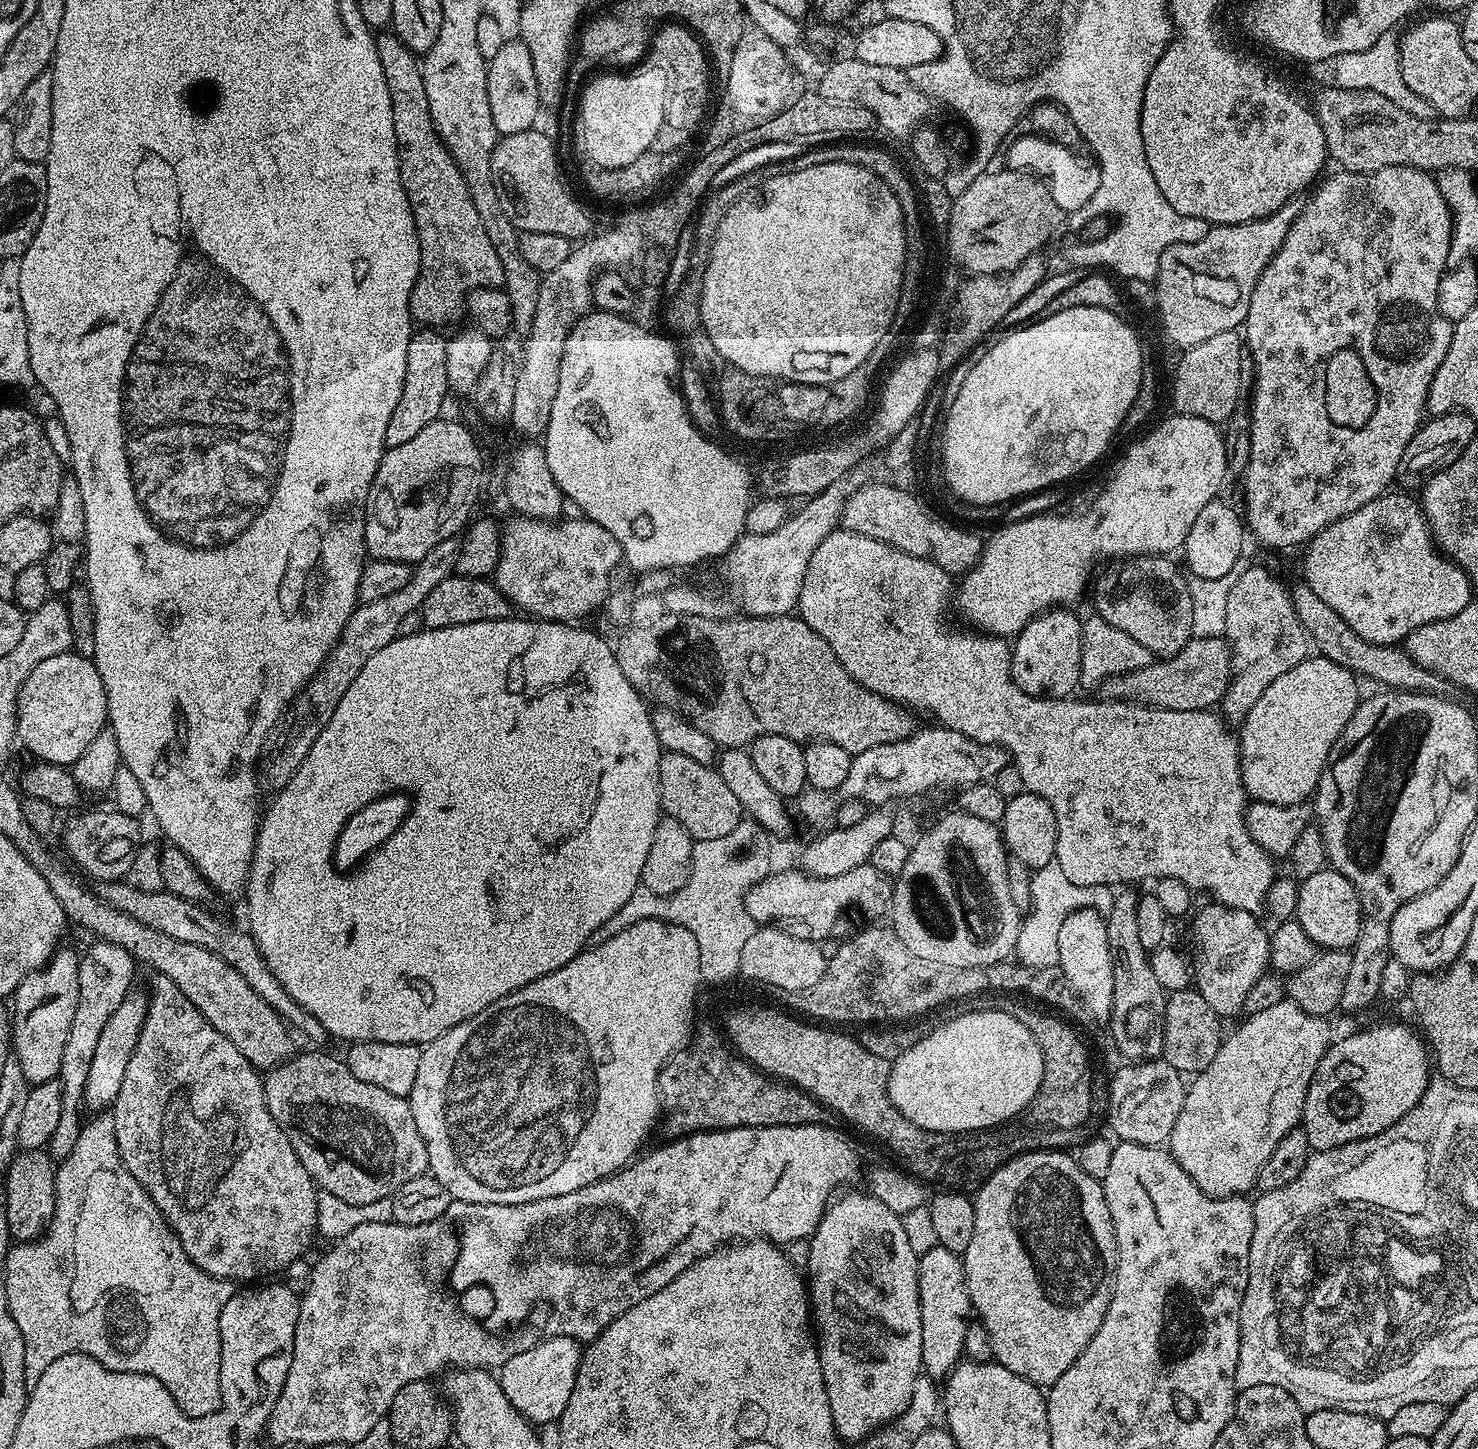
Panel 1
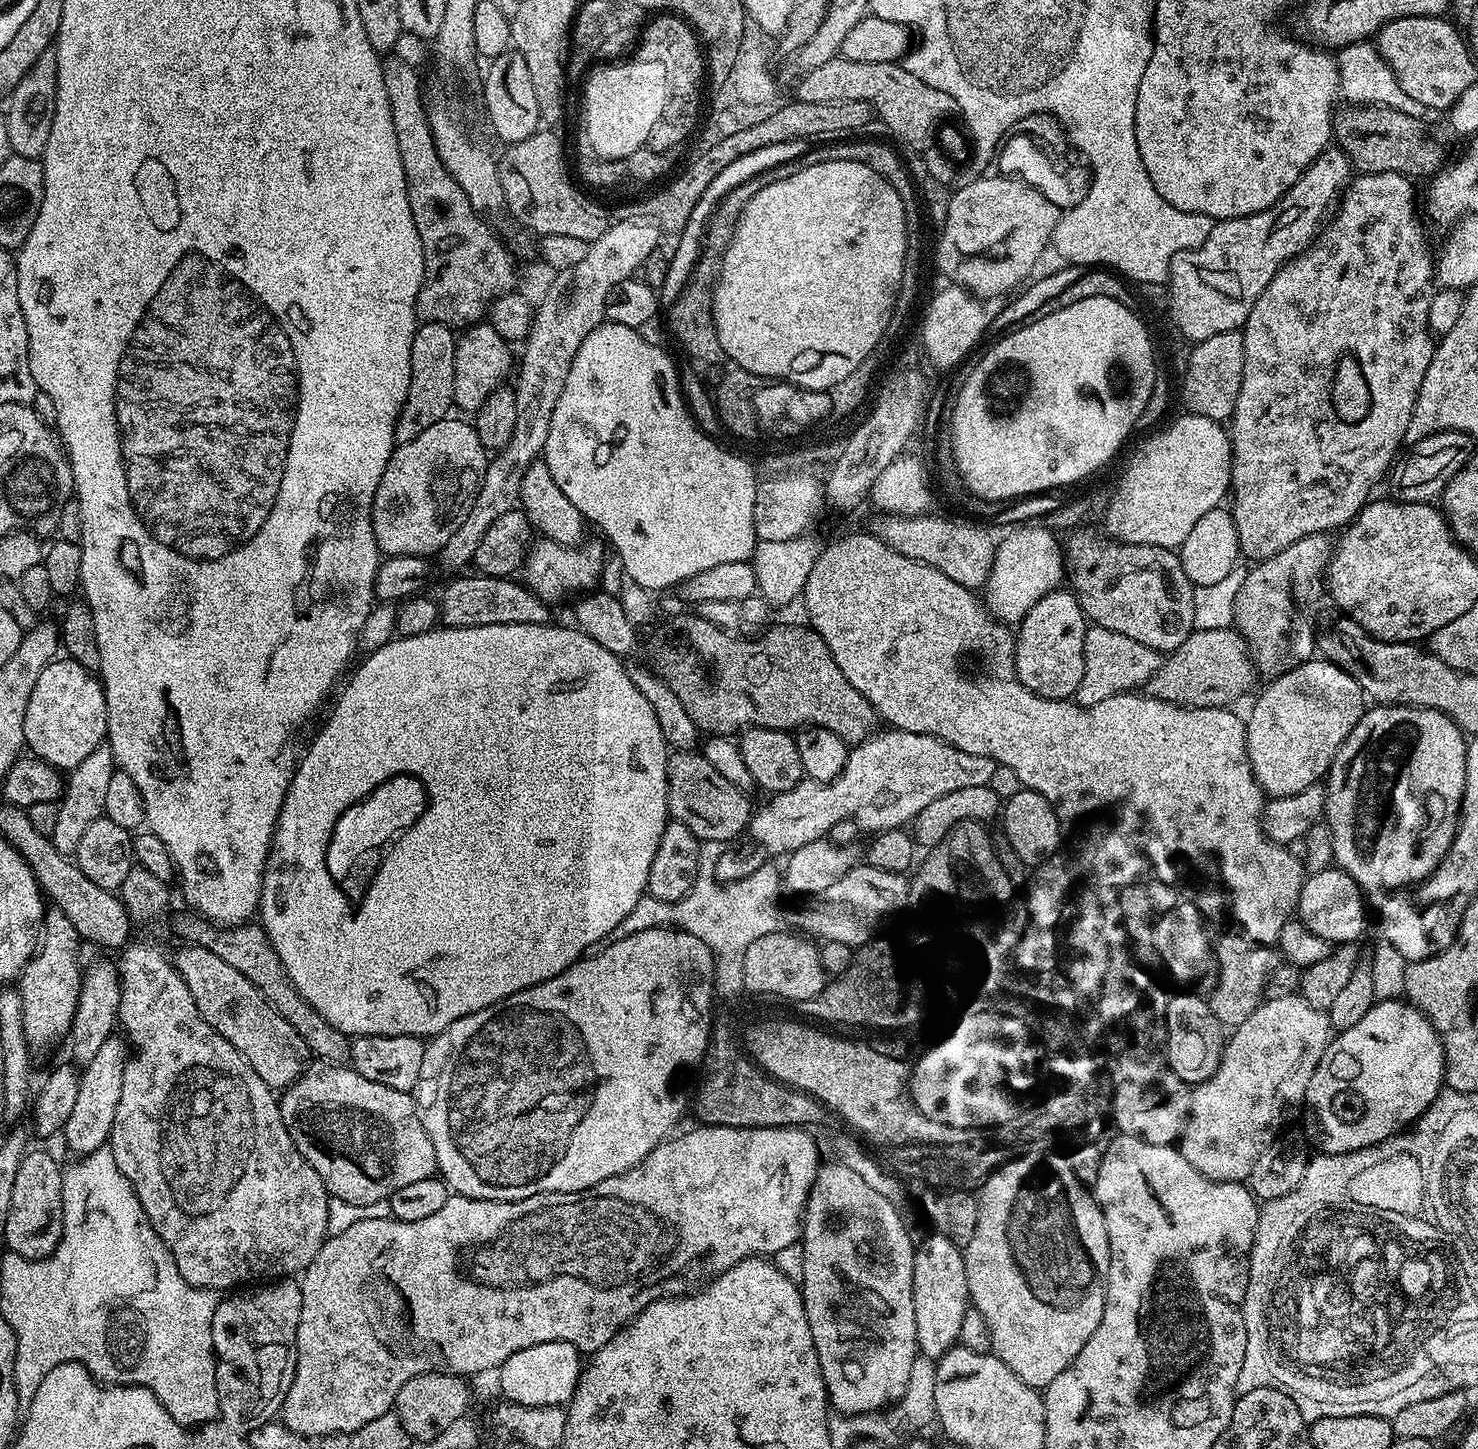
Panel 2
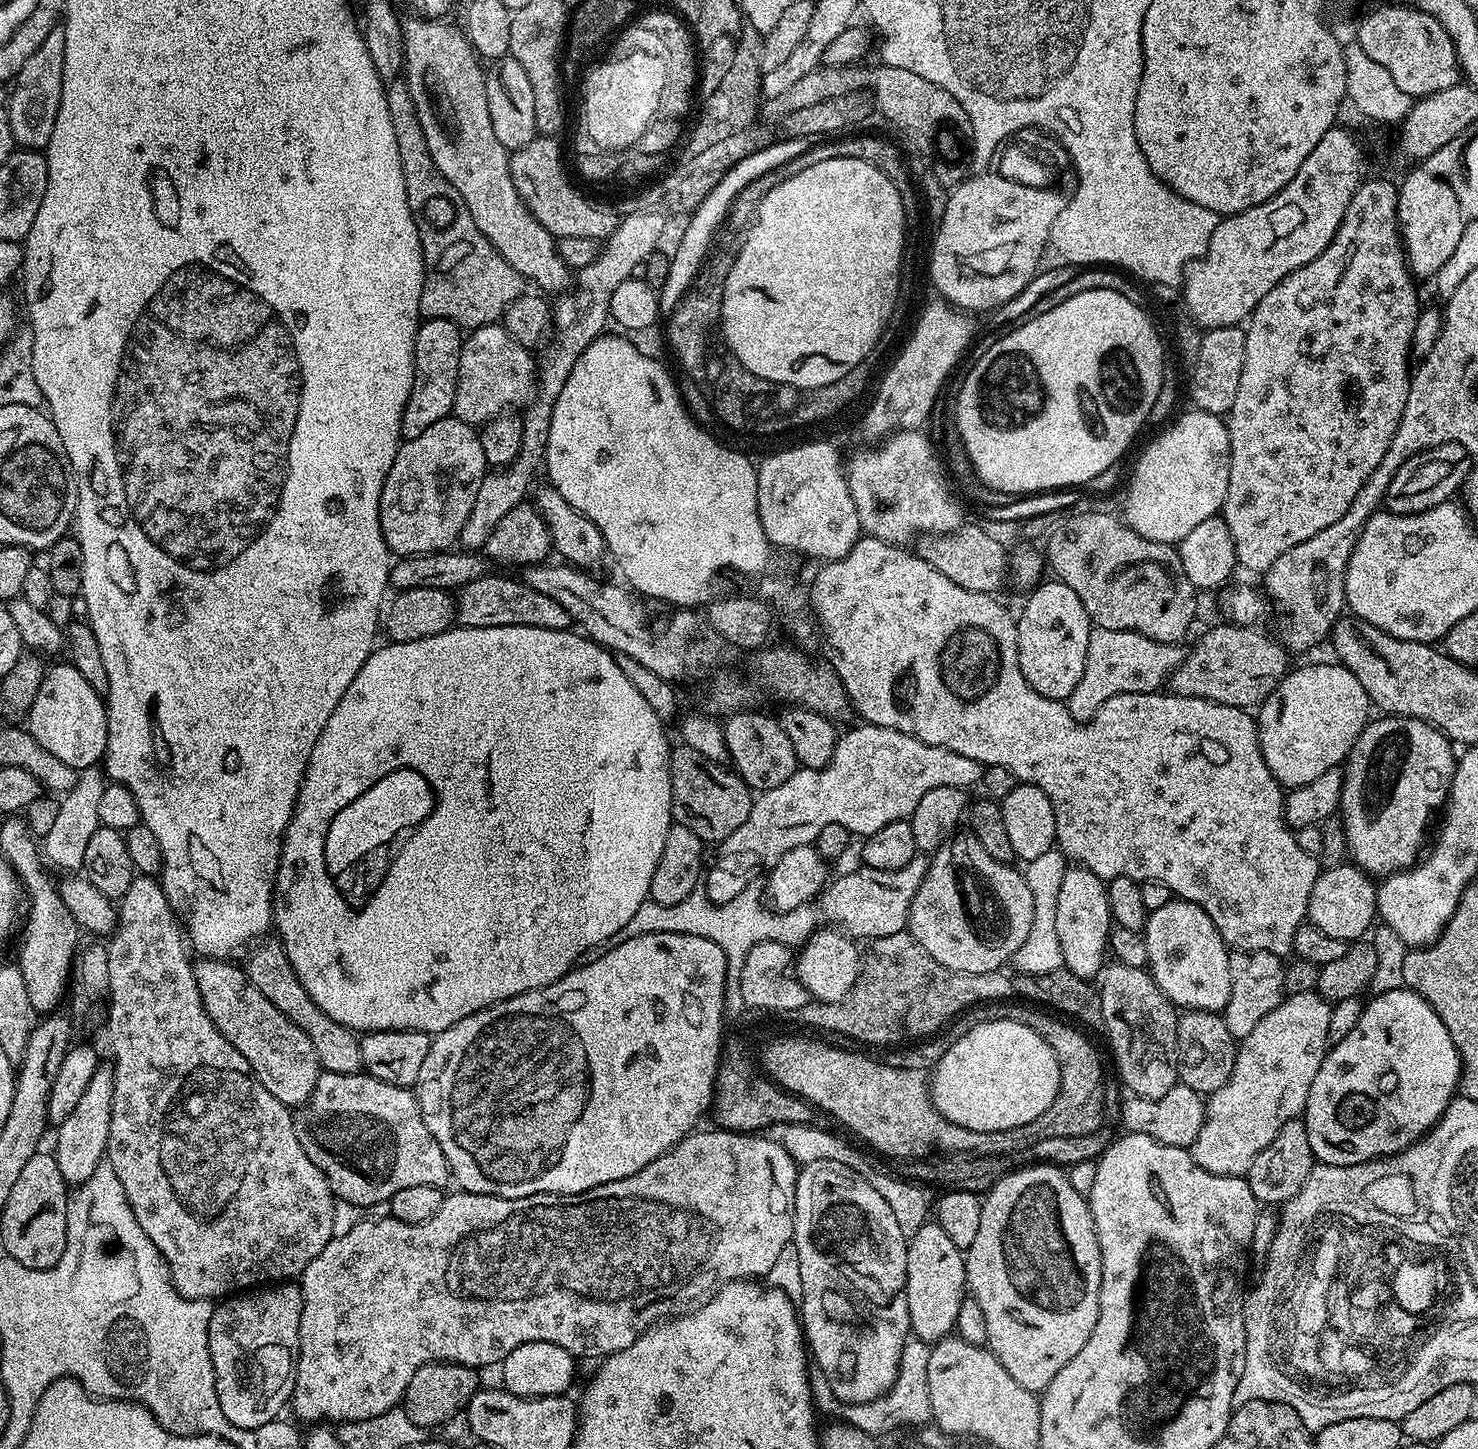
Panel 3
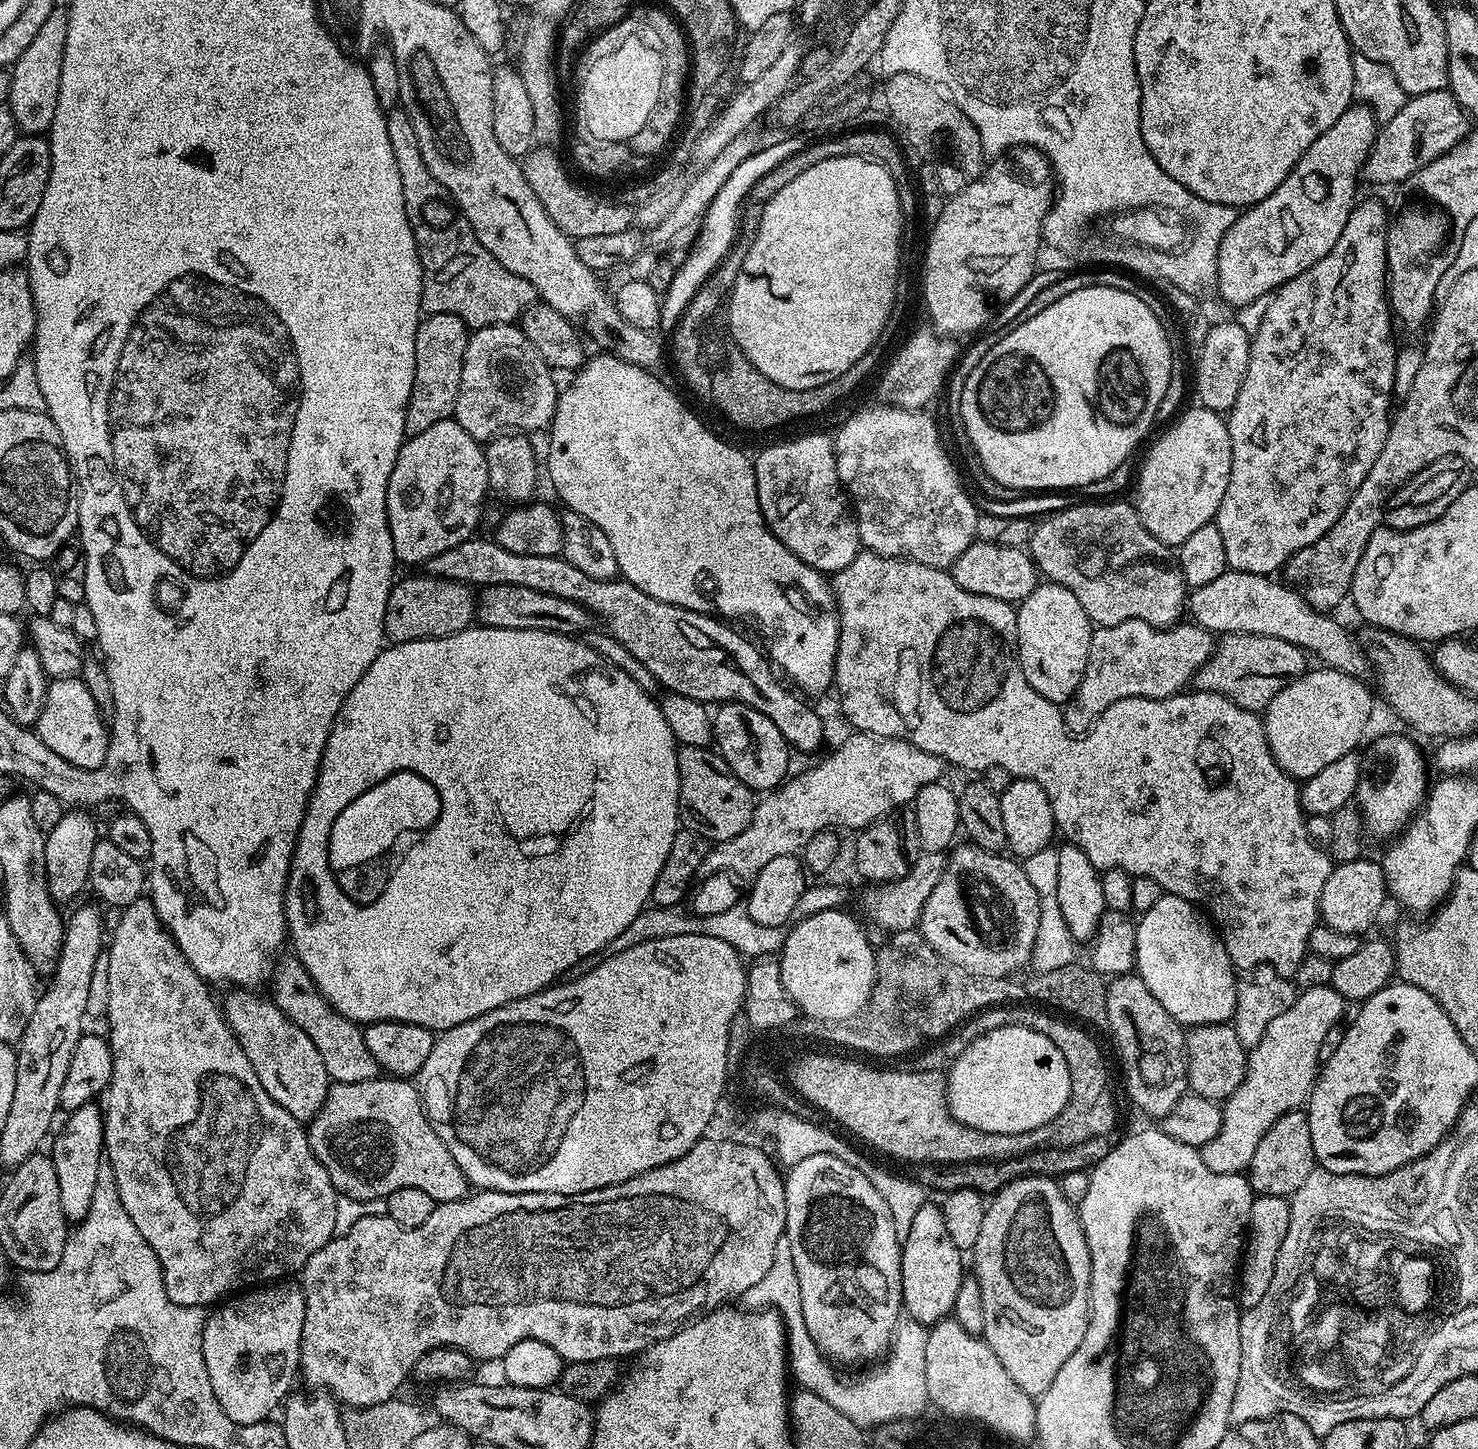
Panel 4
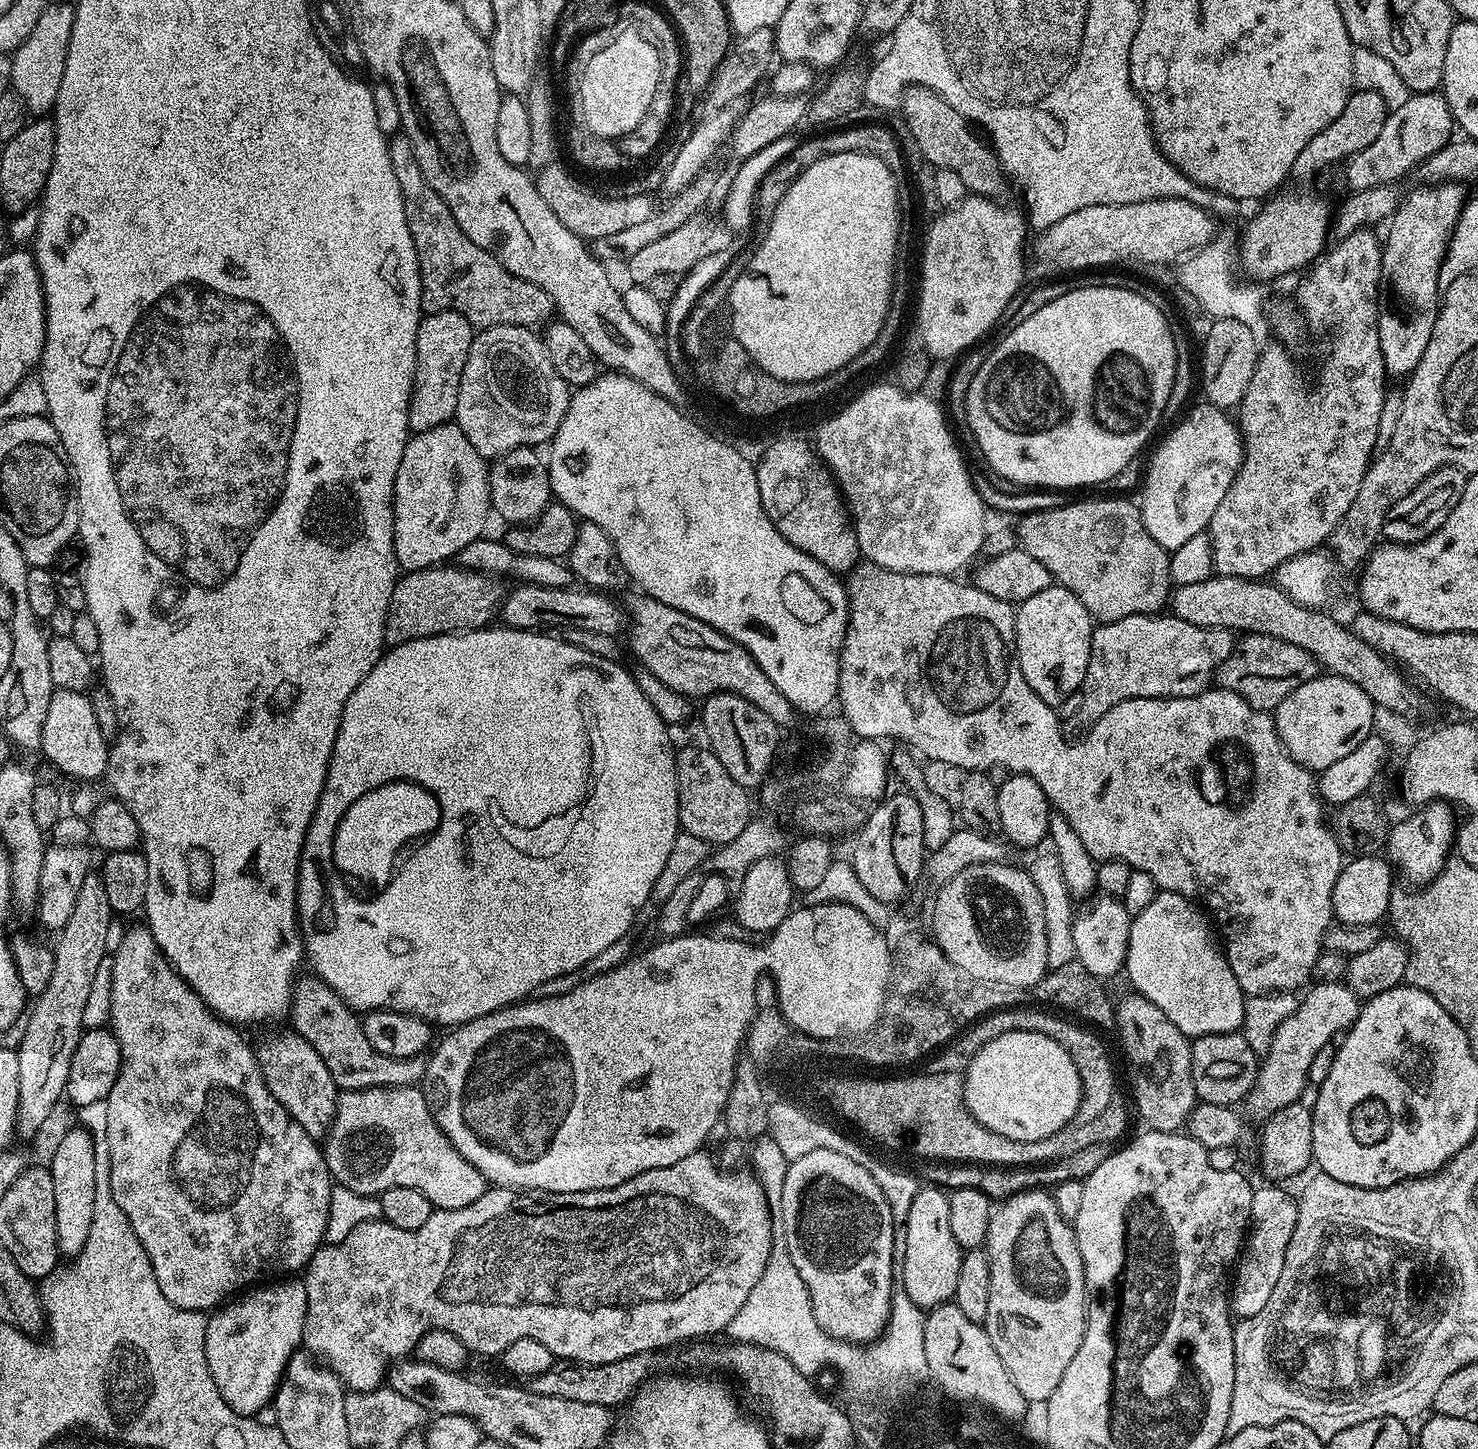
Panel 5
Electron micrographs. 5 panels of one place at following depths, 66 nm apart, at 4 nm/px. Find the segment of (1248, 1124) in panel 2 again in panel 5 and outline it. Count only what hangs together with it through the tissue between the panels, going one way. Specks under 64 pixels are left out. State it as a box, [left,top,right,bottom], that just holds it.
[1246,983,1361,1122]

